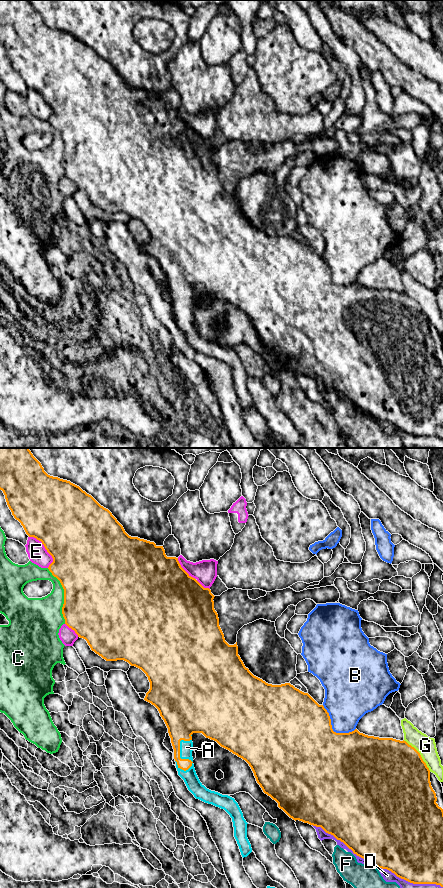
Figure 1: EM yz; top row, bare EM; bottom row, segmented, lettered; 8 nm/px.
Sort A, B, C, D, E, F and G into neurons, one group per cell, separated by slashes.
A / B / C / D / E / F / G

